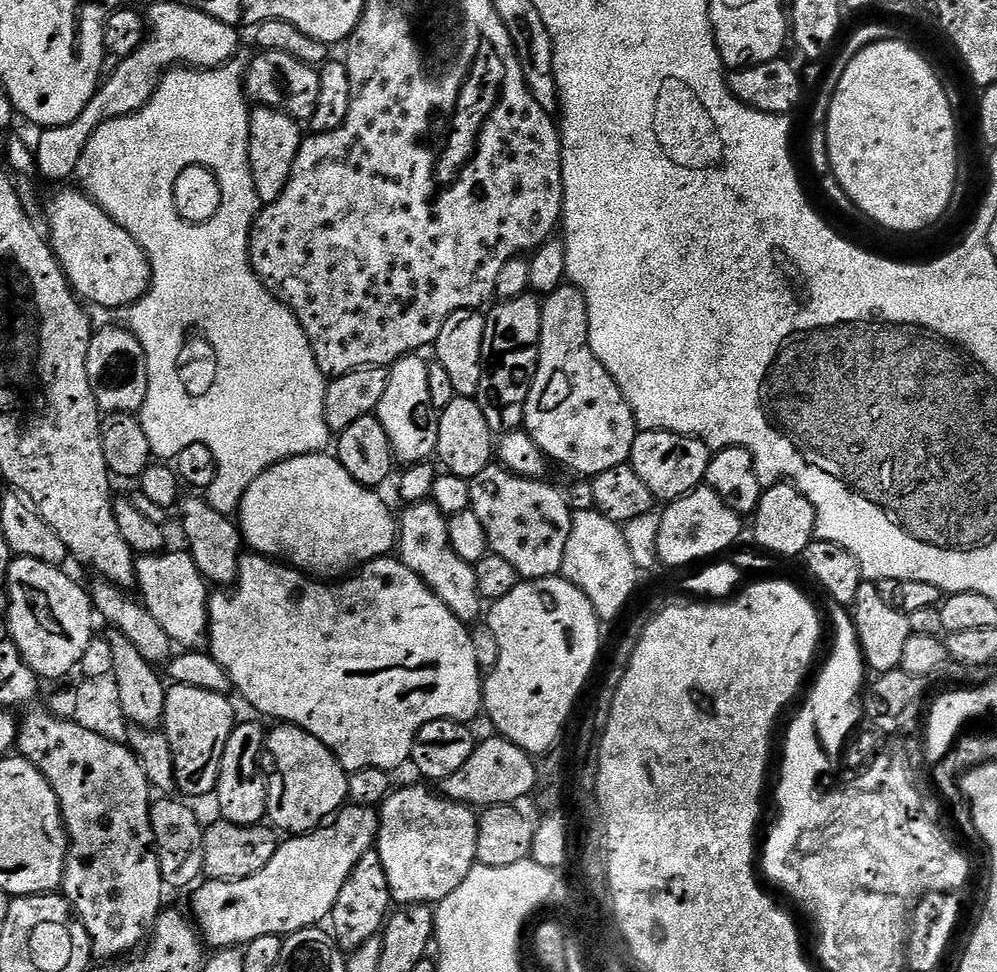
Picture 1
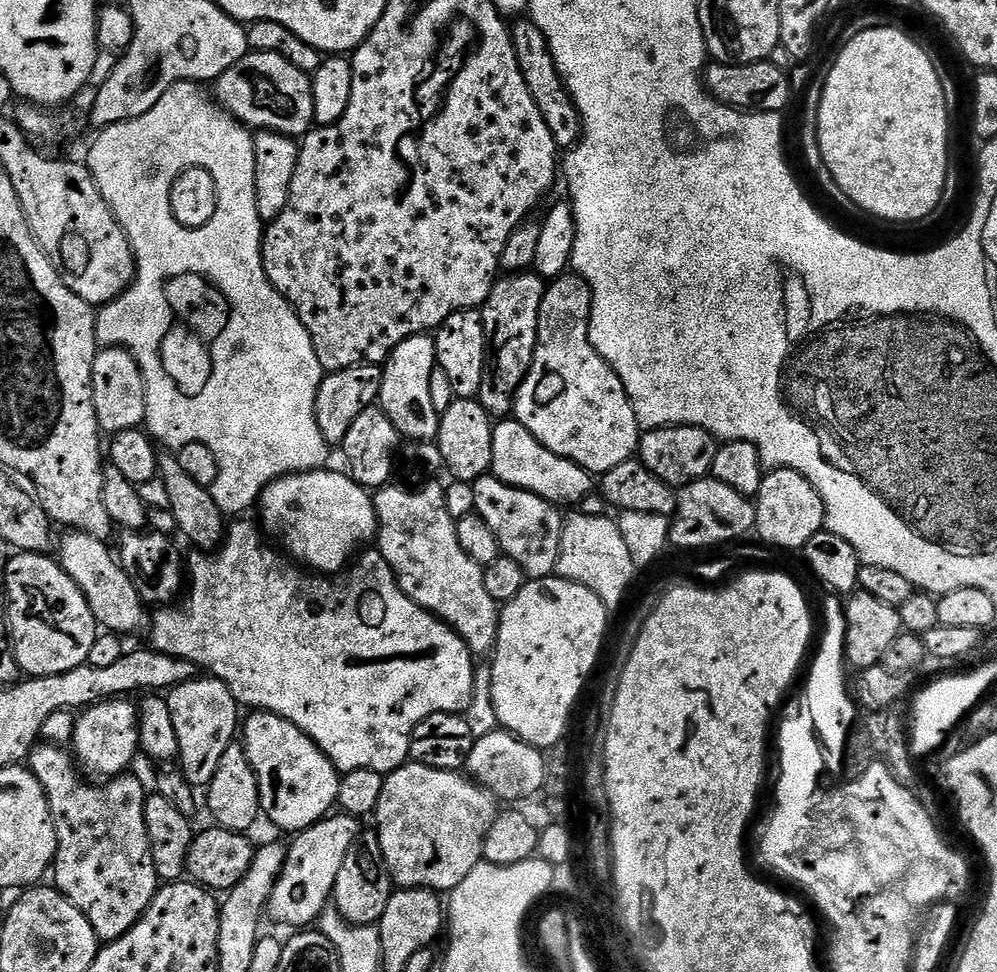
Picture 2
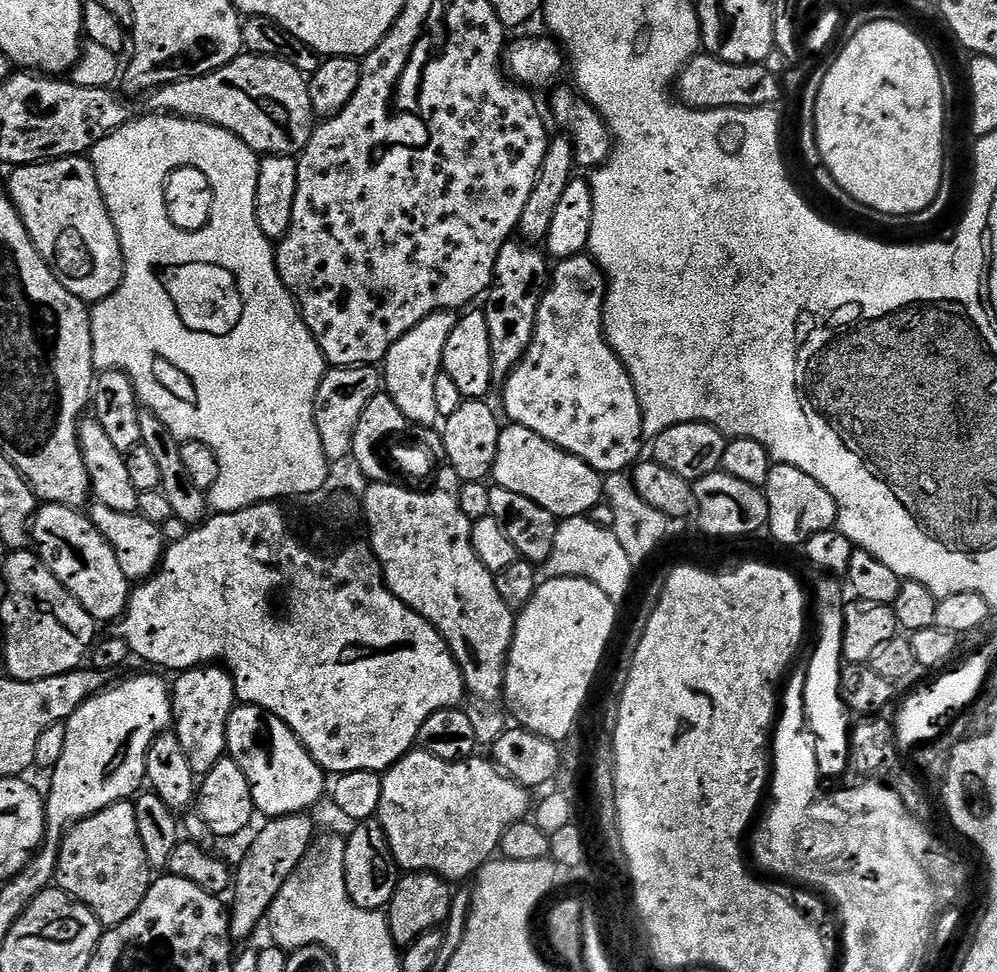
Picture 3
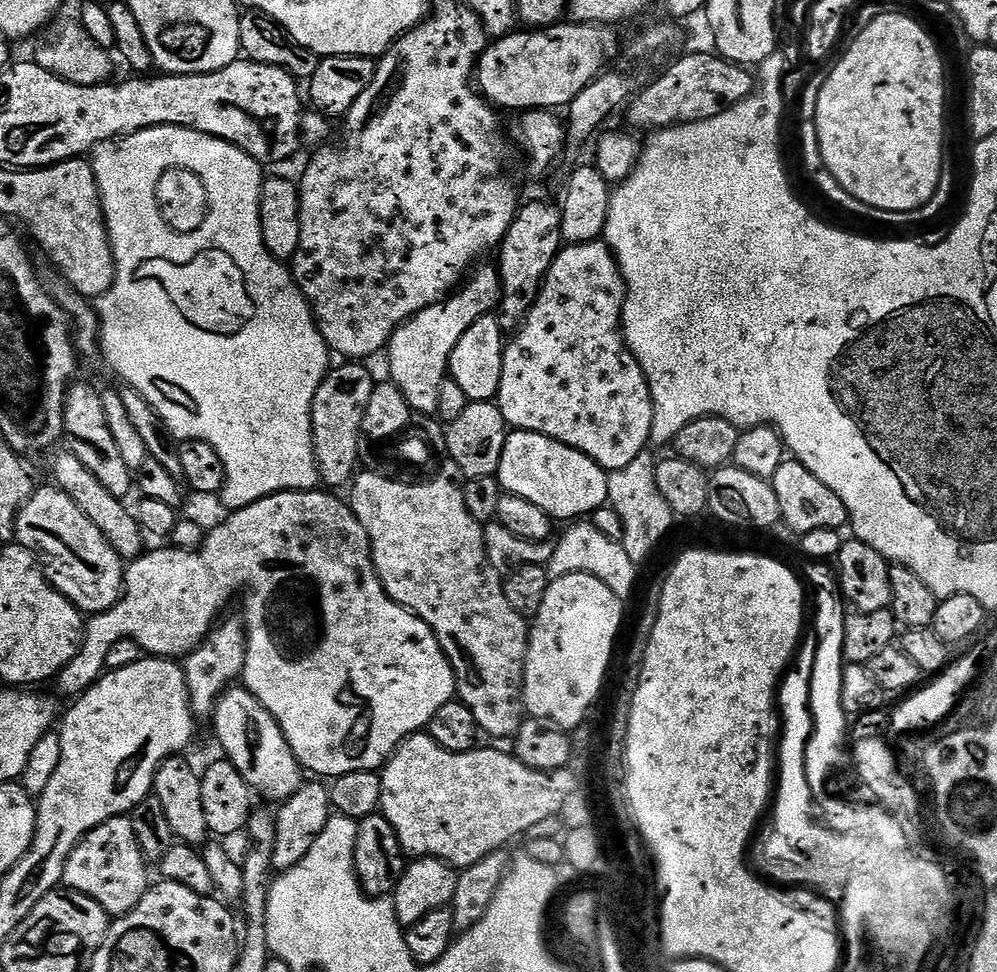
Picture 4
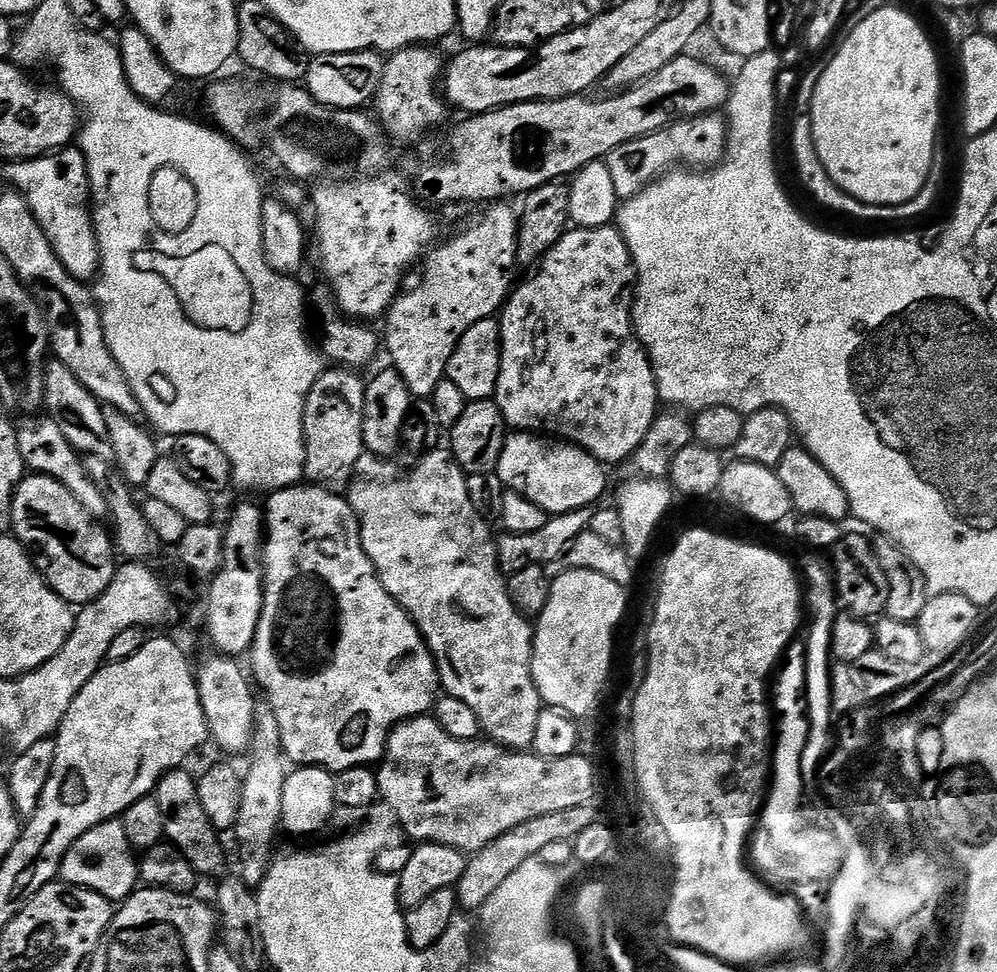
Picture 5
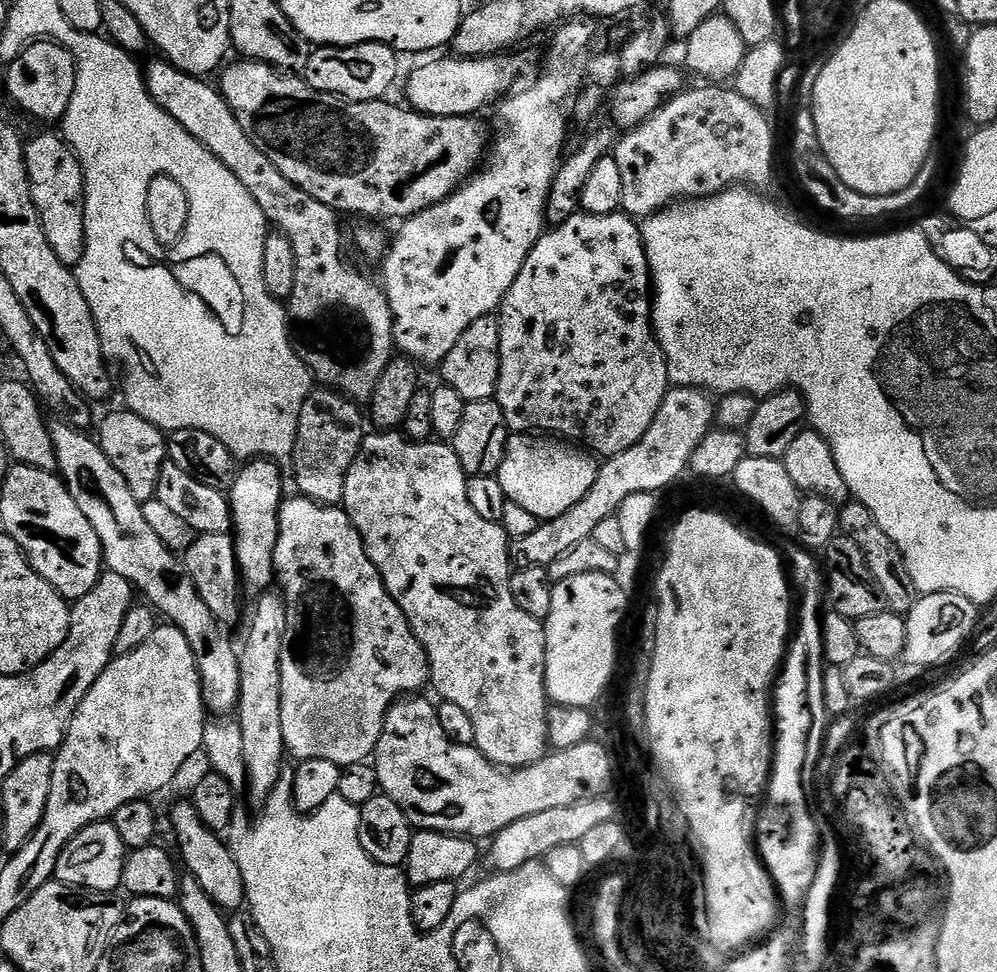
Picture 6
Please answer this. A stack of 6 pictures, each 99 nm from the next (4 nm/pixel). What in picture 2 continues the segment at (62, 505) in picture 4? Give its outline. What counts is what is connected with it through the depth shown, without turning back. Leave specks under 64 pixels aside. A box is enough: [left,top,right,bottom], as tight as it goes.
[58,530,146,638]

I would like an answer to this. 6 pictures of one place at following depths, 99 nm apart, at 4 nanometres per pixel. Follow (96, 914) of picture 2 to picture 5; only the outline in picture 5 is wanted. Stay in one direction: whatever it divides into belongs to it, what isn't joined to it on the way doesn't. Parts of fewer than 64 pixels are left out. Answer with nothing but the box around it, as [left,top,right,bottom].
[59,819,140,902]

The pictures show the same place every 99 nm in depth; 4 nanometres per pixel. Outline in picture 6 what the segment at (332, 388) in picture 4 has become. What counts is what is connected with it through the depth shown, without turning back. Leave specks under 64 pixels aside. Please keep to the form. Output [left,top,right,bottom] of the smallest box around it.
[290,386,366,506]

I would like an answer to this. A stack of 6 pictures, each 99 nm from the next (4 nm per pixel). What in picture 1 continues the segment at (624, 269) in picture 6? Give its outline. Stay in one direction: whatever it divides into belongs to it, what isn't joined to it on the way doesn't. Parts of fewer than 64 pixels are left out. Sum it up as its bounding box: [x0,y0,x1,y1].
[523,282,638,478]

